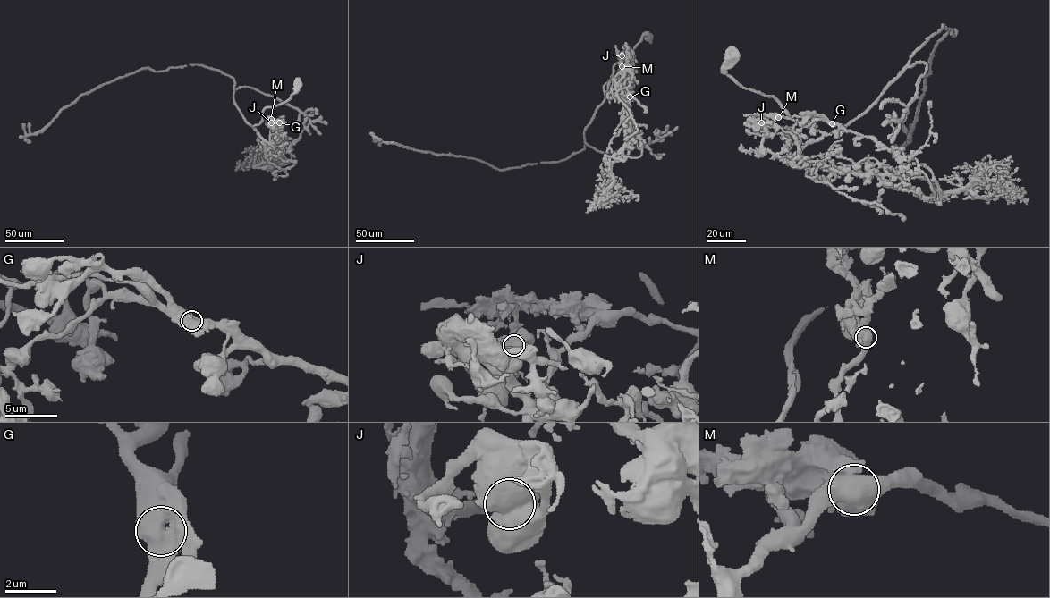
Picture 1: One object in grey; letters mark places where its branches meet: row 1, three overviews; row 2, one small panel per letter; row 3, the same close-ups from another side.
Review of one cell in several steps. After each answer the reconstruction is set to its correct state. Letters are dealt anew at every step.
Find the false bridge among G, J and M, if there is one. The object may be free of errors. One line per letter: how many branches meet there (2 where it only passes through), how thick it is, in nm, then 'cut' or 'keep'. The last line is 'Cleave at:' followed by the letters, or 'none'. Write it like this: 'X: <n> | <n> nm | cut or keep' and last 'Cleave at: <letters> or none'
G: 2 | 800 nm | keep
J: 2 | 800 nm | cut
M: 2 | 900 nm | keep
Cleave at: J

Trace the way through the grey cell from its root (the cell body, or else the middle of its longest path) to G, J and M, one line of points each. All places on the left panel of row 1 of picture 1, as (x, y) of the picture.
G: (299, 85), (285, 102), (266, 108), (253, 127), (269, 142), (279, 122)
J: (299, 85), (285, 102), (266, 108), (260, 122), (253, 126), (264, 139), (273, 143), (276, 133), (271, 122)
M: (299, 85), (285, 102), (266, 108), (260, 122), (253, 126), (264, 139), (273, 143), (276, 133), (271, 119)

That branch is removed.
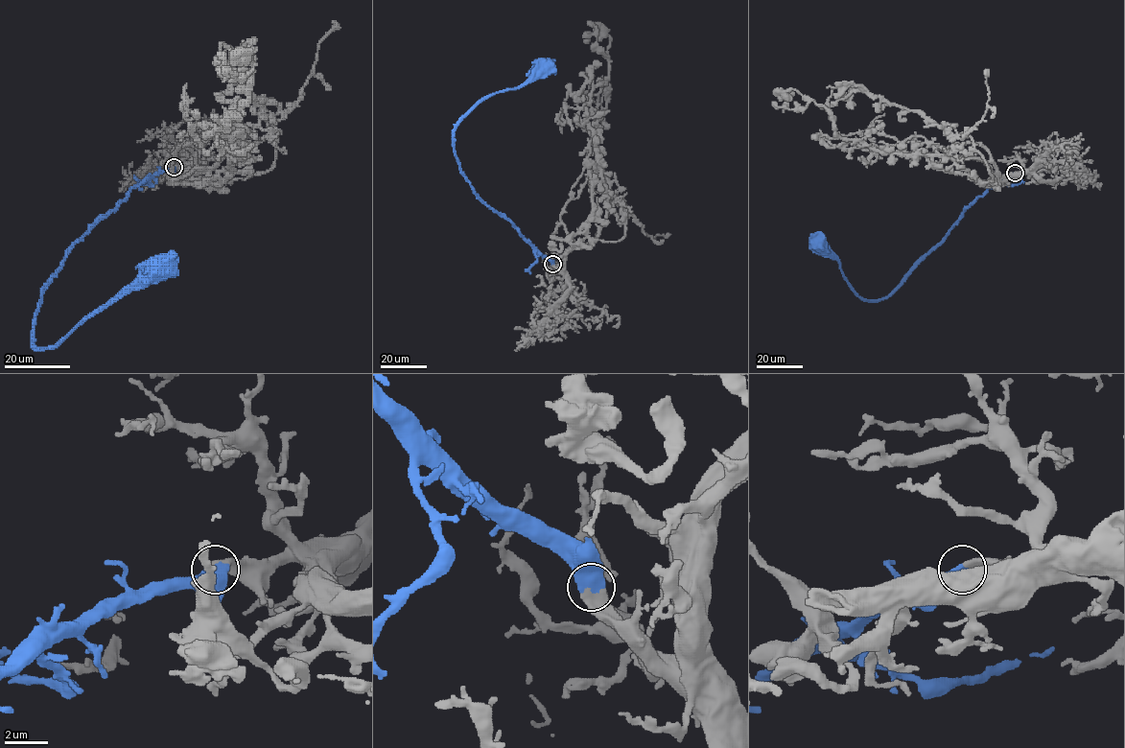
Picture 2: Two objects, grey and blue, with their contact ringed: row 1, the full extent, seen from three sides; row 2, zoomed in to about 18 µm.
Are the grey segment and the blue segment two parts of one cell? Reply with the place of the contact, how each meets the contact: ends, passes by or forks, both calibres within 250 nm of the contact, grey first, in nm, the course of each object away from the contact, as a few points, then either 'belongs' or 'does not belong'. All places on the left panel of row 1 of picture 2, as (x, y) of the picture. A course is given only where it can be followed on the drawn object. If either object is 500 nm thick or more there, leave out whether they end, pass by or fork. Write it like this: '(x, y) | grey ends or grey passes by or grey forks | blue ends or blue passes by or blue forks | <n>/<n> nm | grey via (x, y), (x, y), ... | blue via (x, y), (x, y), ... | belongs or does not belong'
(174, 167) | 400/550 nm | grey via (174, 167), (204, 169), (184, 146), (231, 139), (226, 124), (247, 98), (253, 64), (235, 78), (219, 52) | blue via (174, 167), (135, 185), (69, 250), (43, 291), (33, 344), (57, 346), (86, 318), (161, 267) | belongs

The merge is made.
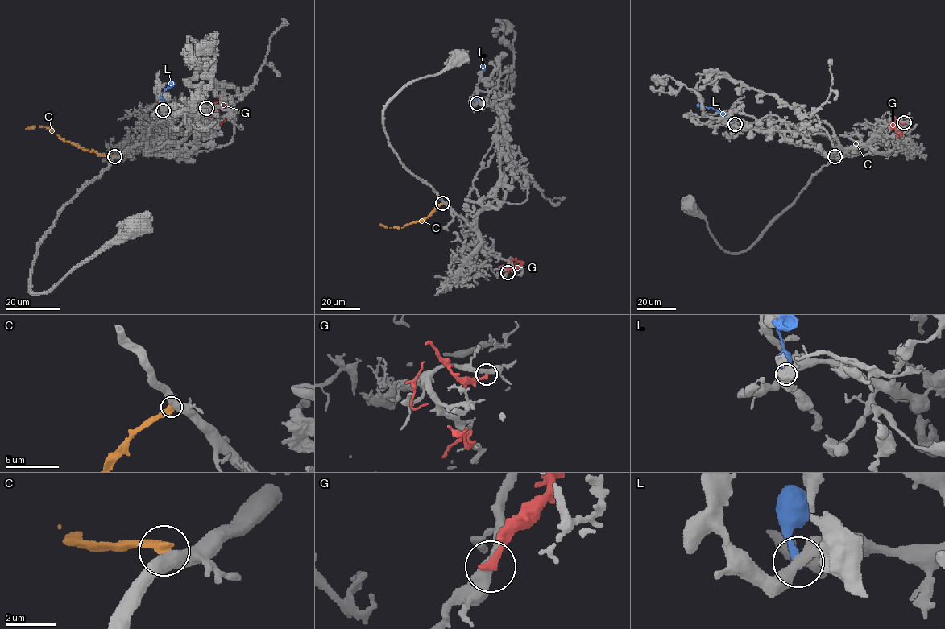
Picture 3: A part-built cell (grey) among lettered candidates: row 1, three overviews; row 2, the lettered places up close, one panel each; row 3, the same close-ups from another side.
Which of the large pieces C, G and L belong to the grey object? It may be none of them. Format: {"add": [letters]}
{"add": []}

